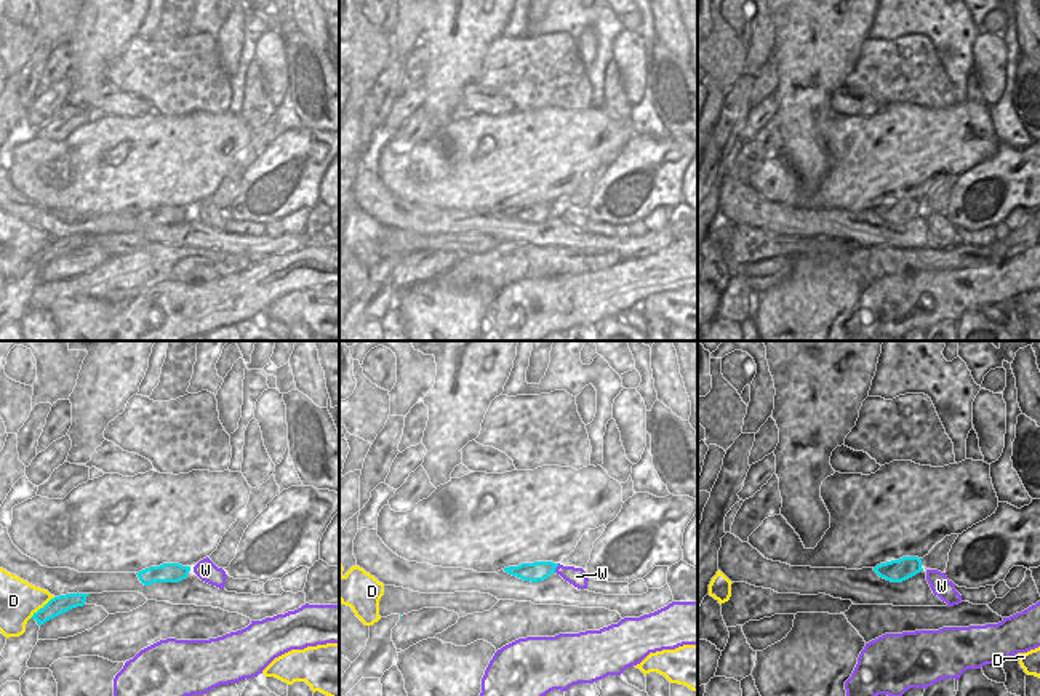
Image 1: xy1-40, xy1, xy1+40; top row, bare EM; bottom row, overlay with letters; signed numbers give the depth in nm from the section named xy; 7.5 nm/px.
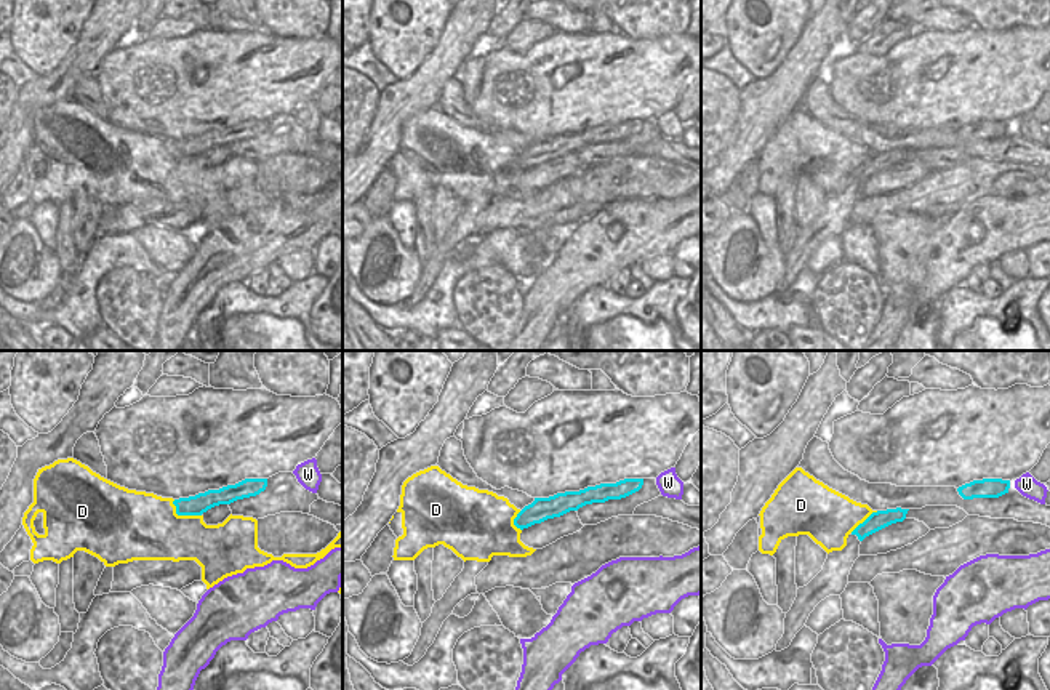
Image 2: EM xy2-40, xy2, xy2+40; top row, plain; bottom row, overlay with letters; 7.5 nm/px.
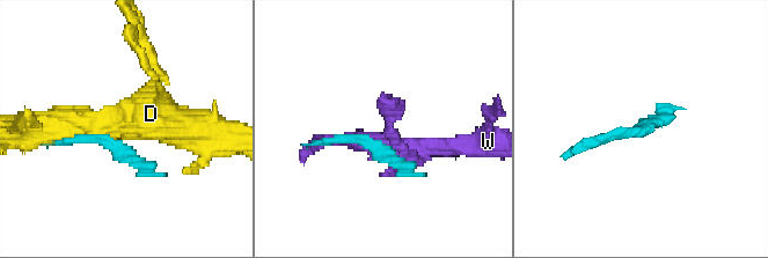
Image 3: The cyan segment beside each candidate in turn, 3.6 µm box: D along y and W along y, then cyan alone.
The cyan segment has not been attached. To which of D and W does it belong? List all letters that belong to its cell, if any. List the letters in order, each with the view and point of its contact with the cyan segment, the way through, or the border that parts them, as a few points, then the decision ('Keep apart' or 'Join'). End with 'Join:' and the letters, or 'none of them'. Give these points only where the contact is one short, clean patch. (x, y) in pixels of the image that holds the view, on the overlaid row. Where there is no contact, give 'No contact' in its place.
D: Touches cyan at xy2-40 (183, 514). Keep apart
W: Touches cyan at xy1 (556, 567). Keep apart
Join: none of them.

